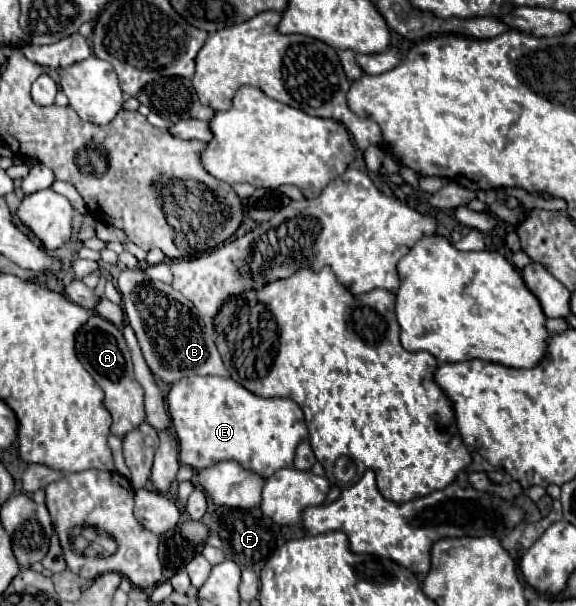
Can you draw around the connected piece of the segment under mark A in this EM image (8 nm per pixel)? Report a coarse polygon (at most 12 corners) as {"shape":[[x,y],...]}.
{"shape":[[91,316],[77,354],[105,392],[111,434],[125,438],[145,422],[121,330]]}

